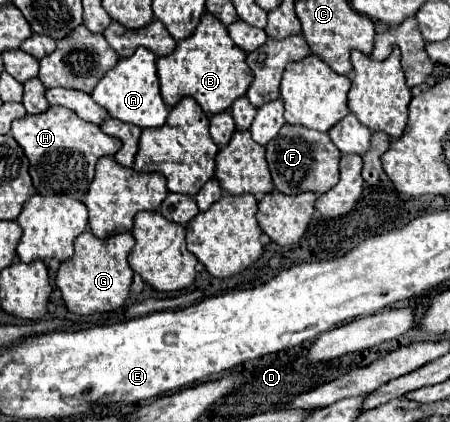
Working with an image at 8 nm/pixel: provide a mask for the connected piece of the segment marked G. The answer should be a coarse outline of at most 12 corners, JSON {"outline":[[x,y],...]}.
{"outline":[[130,231],[74,239],[56,285],[76,315],[122,307]]}

